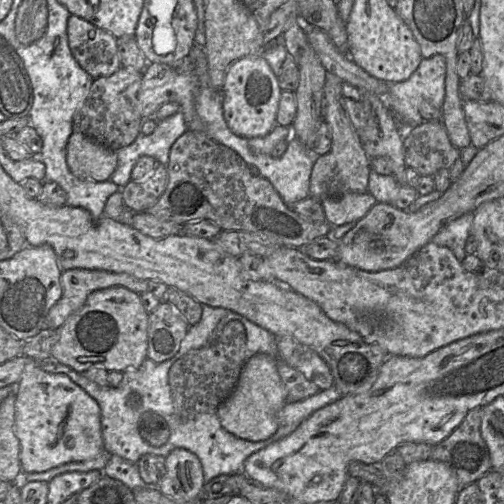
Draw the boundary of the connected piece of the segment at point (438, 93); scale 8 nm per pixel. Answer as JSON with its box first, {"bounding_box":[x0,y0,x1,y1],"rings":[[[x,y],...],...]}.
{"bounding_box":[377,55,446,128],"rings":[[[443,55],[422,58],[415,72],[405,81],[388,83],[388,92],[377,95],[396,119],[407,128],[414,128],[425,122],[419,113],[422,101],[428,101],[434,107],[441,109],[445,100],[446,59]]]}

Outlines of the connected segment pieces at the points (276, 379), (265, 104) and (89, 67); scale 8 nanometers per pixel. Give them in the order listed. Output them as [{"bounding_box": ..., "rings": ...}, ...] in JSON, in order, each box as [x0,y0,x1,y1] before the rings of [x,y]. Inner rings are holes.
[{"bounding_box":[217,353,287,442],"rings":[[[262,353],[246,361],[234,391],[217,409],[220,423],[227,432],[251,442],[267,440],[276,433],[277,413],[287,403],[277,361]]]},{"bounding_box":[221,54,281,139],"rings":[[[262,54],[241,58],[226,74],[221,89],[223,115],[229,129],[247,139],[266,136],[276,123],[281,88],[278,78]]]},{"bounding_box":[67,14,122,79],"rings":[[[71,14],[67,34],[73,57],[93,79],[111,76],[122,67],[117,38],[108,31]]]}]

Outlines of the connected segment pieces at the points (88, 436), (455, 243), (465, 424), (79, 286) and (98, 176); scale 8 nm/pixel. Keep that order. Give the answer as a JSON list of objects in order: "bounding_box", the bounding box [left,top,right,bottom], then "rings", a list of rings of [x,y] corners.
[{"bounding_box":[11,362,105,473],"rings":[[[32,362],[25,366],[19,382],[11,386],[16,393],[14,427],[20,443],[22,473],[44,472],[67,463],[87,461],[105,451],[100,407],[95,399],[67,375],[47,373],[39,368],[37,362]]]},{"bounding_box":[431,213,473,261],"rings":[[[466,213],[445,225],[431,241],[449,248],[455,257],[462,261],[467,255],[465,243],[471,234],[472,222],[473,213]]]},{"bounding_box":[430,407,492,489],"rings":[[[483,407],[470,410],[463,421],[442,442],[432,447],[430,459],[446,463],[454,472],[460,489],[476,483],[483,475],[492,471],[488,447],[480,432]]]},{"bounding_box":[46,268,148,329],"rings":[[[81,268],[62,271],[62,294],[47,314],[46,328],[59,329],[70,315],[83,307],[92,292],[114,286],[123,286],[137,294],[148,291],[146,280],[127,273]]]},{"bounding_box":[67,132,117,181],"rings":[[[72,132],[67,142],[67,165],[79,179],[107,181],[117,167],[116,152],[80,132]]]}]

